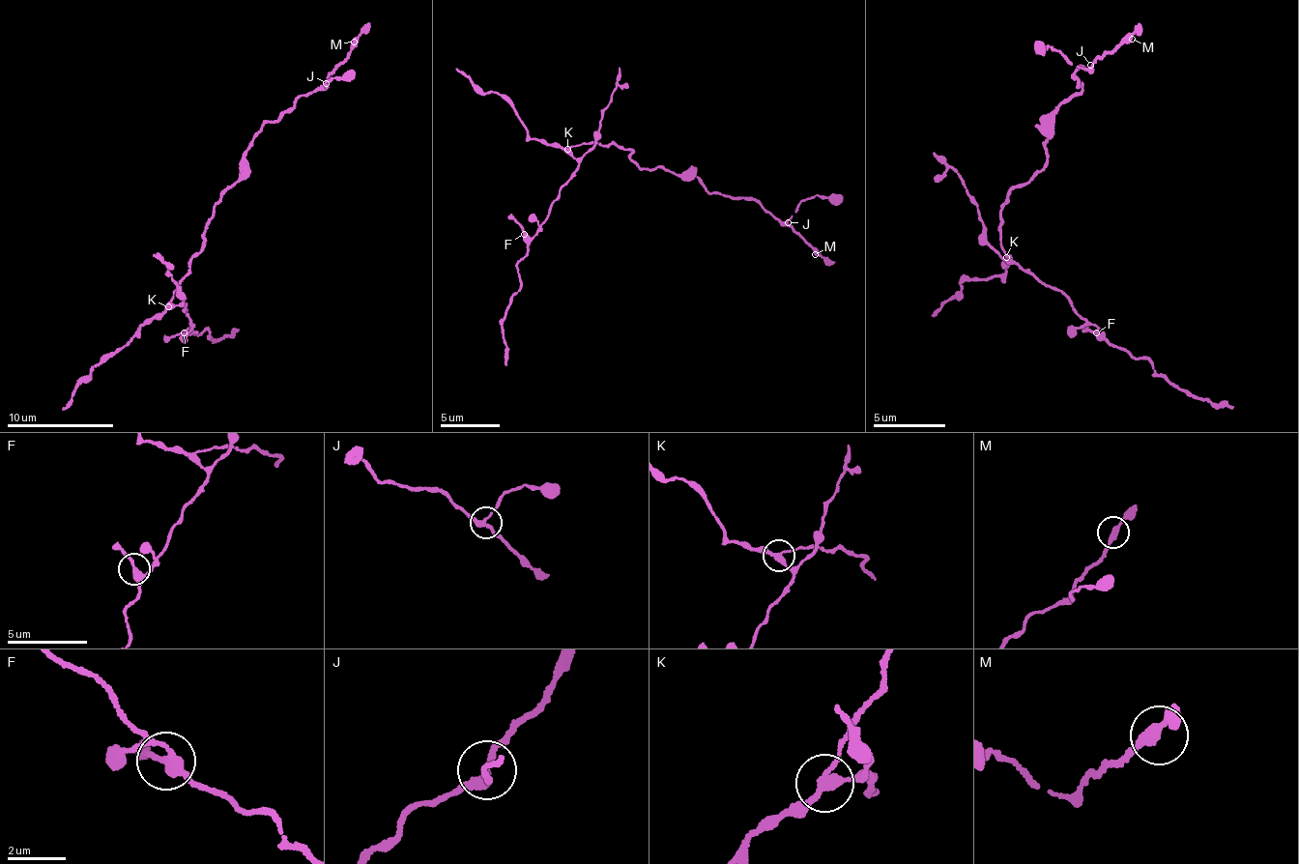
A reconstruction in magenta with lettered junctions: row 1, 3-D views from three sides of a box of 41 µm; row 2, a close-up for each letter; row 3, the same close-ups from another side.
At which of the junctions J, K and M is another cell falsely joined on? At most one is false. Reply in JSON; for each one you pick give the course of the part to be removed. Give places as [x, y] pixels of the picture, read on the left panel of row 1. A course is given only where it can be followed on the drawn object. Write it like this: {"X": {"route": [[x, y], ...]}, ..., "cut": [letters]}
{"K": {"route": [[167, 307], [187, 306], [183, 311], [196, 333], [207, 331], [216, 339], [239, 330]]}, "cut": ["K"]}

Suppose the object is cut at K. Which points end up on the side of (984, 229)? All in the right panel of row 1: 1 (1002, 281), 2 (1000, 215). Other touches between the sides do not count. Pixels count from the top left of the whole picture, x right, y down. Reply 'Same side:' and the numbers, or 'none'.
Same side: none

